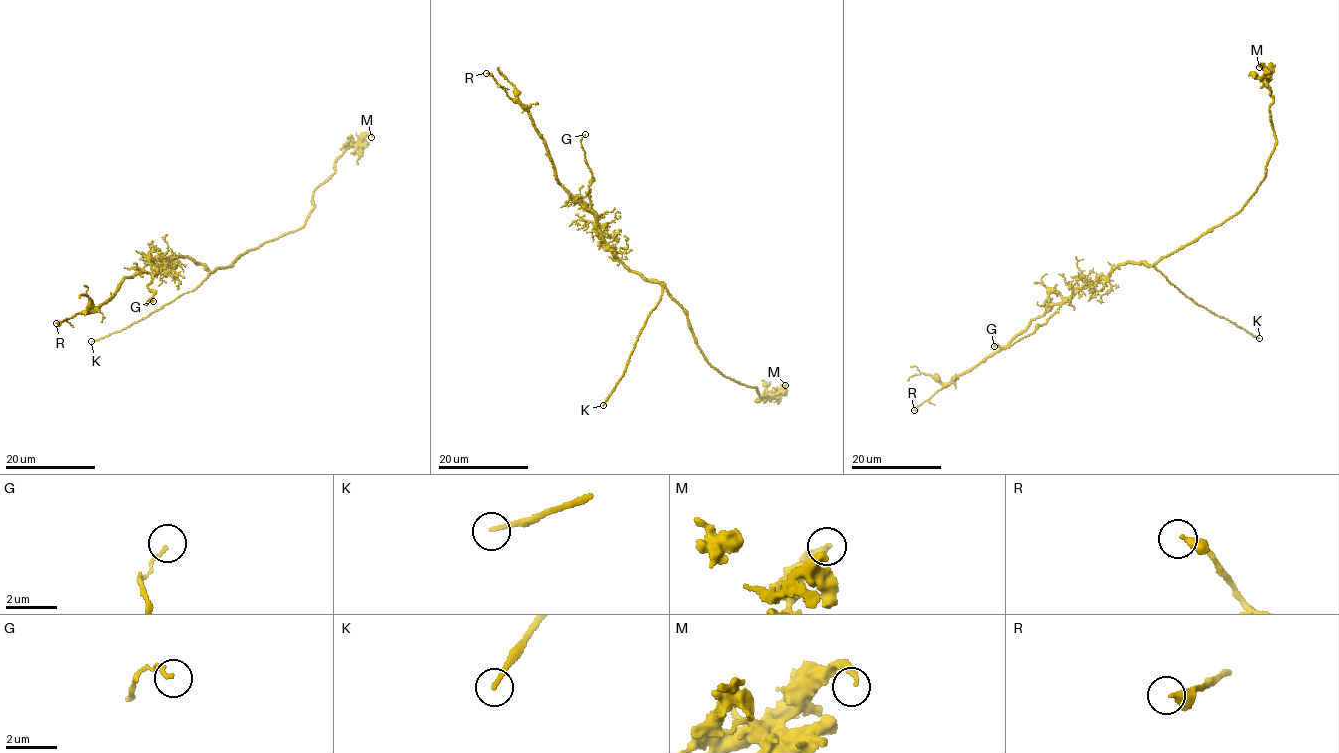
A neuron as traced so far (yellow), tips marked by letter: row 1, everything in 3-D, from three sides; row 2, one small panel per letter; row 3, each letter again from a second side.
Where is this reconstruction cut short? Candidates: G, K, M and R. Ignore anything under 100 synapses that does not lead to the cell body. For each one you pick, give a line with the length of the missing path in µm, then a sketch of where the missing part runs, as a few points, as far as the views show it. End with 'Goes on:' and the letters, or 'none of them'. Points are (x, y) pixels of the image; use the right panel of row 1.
K: 50 µm
Goes on: K

